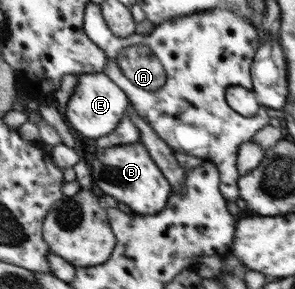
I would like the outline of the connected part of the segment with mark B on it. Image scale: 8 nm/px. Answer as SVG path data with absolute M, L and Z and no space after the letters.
M141 142L108 147L98 150L93 156L92 163L88 164L91 176L106 196L122 201L133 213L150 215L160 213L166 207L173 187Z

